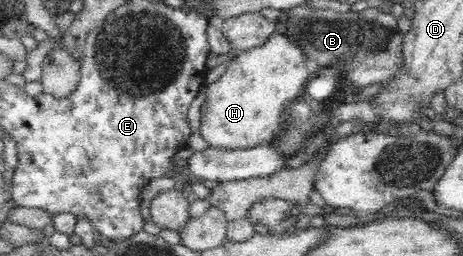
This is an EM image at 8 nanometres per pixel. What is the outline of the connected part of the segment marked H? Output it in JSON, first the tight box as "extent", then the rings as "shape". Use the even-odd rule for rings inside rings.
{"extent":[200,33,316,149],"shape":[[[275,33],[261,47],[234,53],[226,62],[226,72],[214,83],[209,85],[207,100],[202,106],[200,135],[209,143],[210,148],[218,149],[253,149],[270,144],[274,136],[281,131],[281,115],[286,106],[295,102],[303,87],[316,73],[312,61],[309,61],[306,49],[295,38],[287,34]]]}

